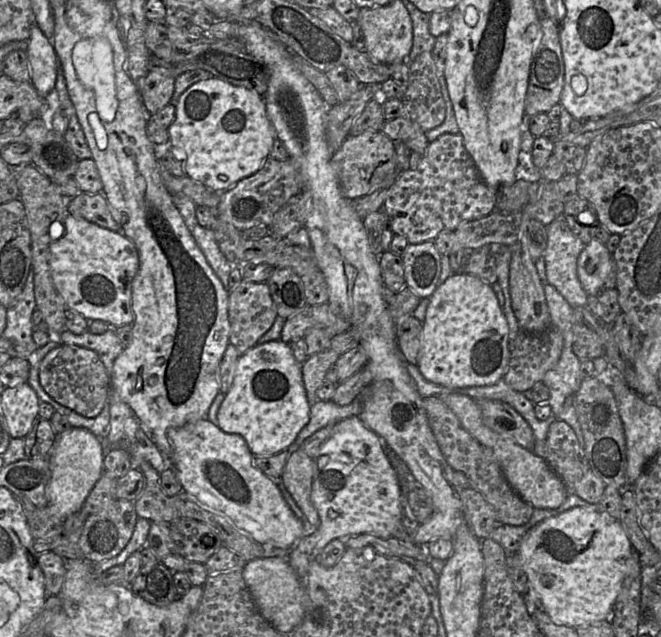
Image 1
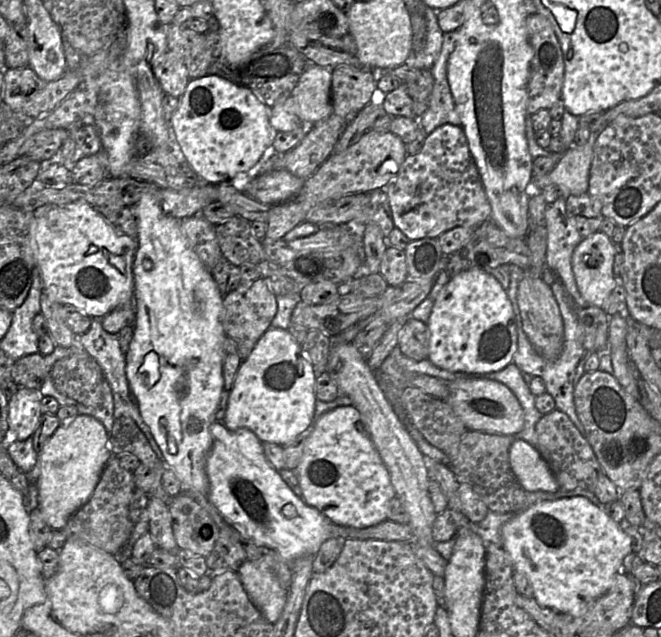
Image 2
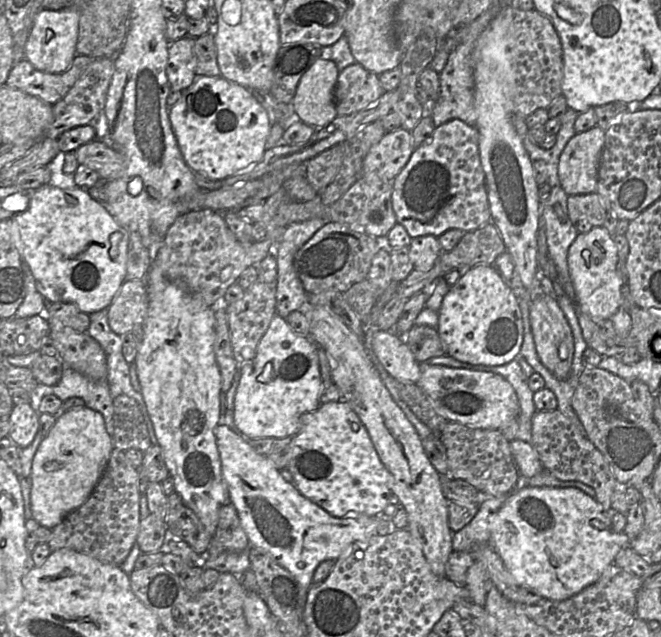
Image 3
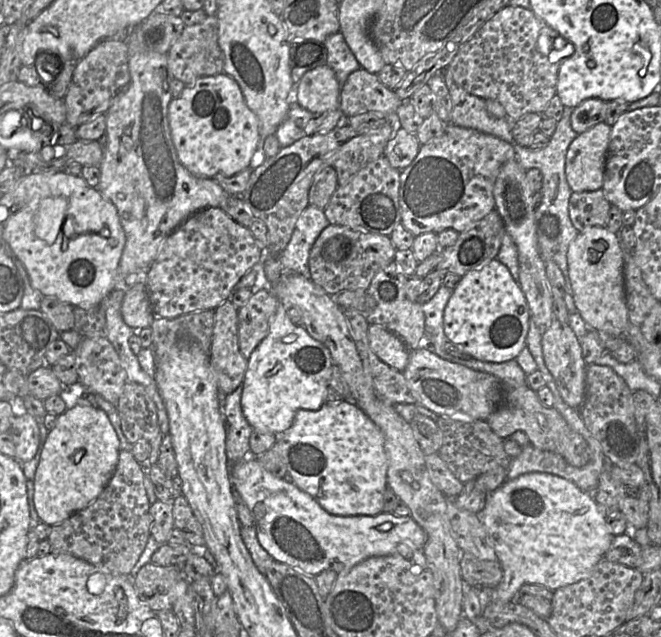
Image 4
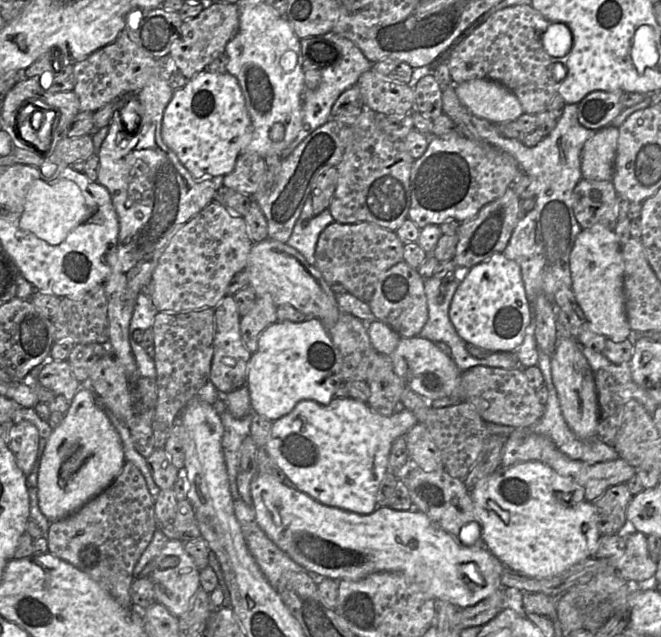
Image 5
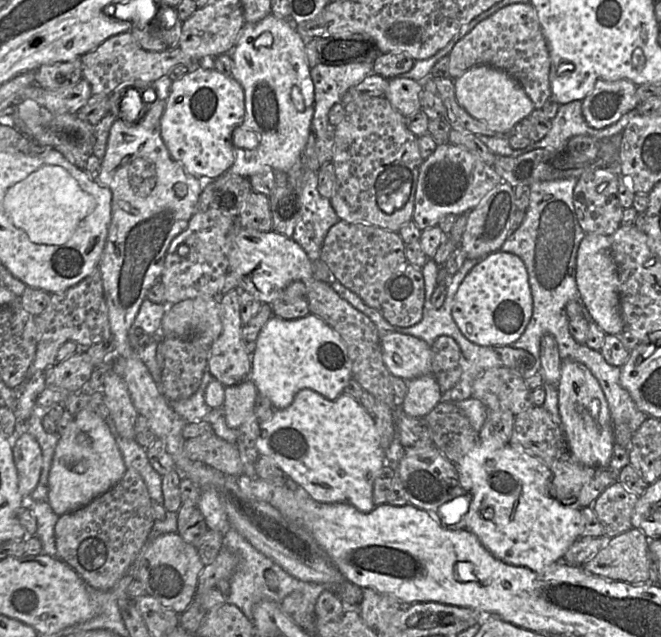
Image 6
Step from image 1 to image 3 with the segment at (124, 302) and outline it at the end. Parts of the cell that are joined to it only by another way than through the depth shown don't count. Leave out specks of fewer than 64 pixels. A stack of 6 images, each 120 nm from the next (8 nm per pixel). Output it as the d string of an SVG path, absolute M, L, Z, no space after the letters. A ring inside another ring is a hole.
M51 184L43 185L30 192L28 208L21 213L15 214L11 219L12 240L27 262L35 279L37 290L47 301L71 302L76 304L81 311L86 312L87 314L109 307L121 285L126 280L129 233L114 219L101 202L90 196L87 189L75 185L68 188L59 188Z

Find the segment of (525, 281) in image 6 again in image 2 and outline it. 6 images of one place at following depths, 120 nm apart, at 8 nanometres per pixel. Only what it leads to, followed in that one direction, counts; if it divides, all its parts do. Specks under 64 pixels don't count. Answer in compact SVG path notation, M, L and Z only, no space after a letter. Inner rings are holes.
M483 268L458 273L441 289L427 321L428 360L450 372L487 373L512 363L517 350L515 315L507 291Z

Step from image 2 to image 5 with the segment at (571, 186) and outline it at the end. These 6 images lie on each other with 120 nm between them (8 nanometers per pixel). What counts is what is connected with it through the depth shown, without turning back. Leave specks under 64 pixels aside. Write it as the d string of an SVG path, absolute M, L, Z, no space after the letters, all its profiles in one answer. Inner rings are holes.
M608 125L589 138L581 153L582 178L593 181L612 181L617 152L619 129Z

